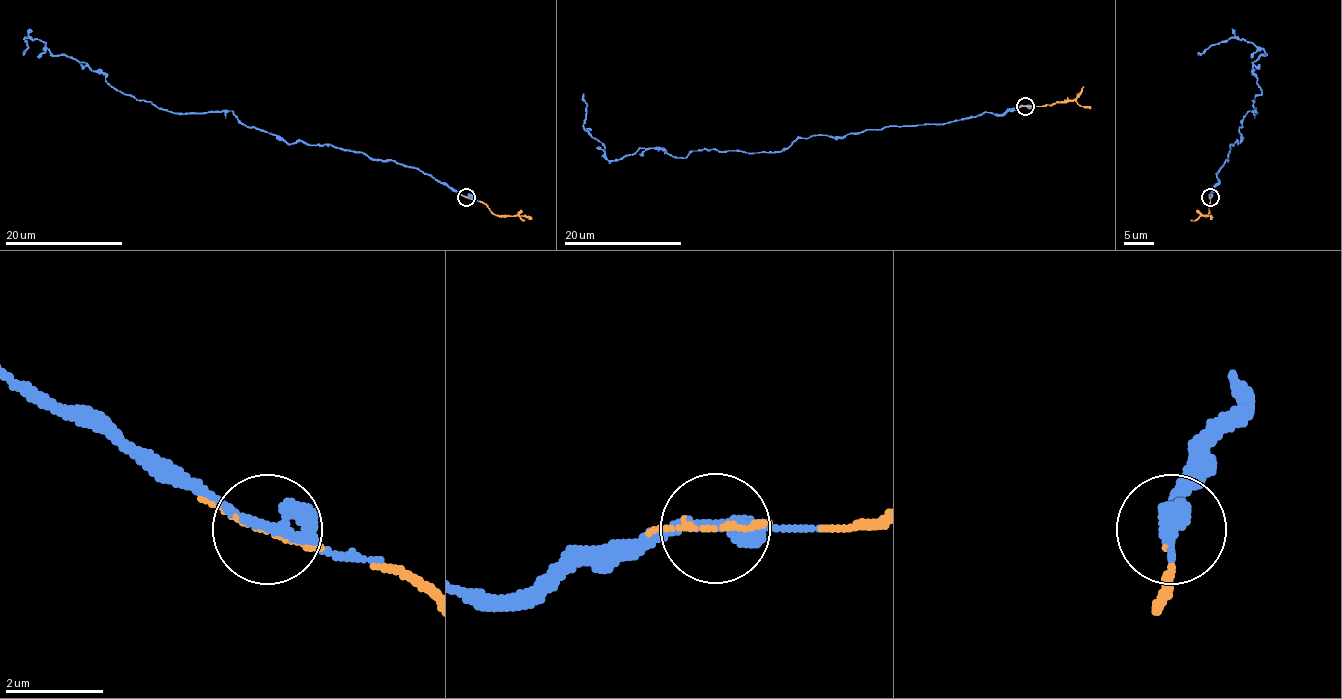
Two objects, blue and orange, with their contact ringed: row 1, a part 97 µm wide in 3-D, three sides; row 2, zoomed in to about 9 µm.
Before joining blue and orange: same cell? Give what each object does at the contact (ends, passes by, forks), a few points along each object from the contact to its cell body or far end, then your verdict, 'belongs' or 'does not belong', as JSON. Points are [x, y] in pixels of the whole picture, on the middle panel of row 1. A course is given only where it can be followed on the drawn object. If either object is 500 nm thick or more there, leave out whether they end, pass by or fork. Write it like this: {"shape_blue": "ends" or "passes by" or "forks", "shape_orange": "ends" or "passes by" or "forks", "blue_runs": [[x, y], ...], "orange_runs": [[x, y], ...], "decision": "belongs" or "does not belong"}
{"shape_blue": "passes by", "shape_orange": "ends", "blue_runs": [[1025, 106], [813, 135], [779, 151], [674, 157], [639, 148], [609, 160], [584, 128], [582, 94]], "orange_runs": [[1025, 106], [1074, 100], [1090, 107]], "decision": "belongs"}

